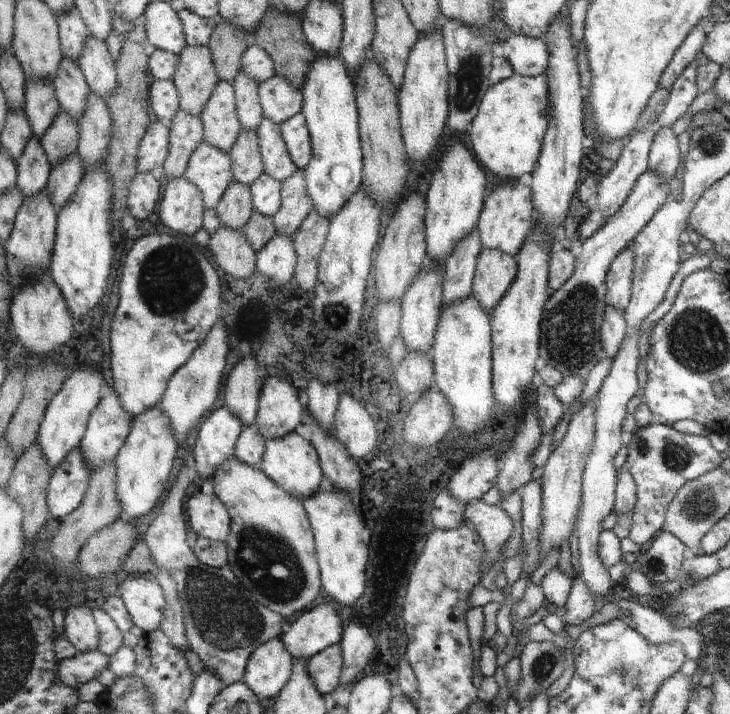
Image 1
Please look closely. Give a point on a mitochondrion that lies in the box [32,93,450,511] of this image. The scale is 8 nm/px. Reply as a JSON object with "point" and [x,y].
{"point":[172,279]}

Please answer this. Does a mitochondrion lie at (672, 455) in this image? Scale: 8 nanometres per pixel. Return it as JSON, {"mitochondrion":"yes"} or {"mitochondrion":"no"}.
{"mitochondrion":"yes"}

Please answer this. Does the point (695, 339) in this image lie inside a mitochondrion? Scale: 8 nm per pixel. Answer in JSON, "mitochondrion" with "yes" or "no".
{"mitochondrion":"yes"}

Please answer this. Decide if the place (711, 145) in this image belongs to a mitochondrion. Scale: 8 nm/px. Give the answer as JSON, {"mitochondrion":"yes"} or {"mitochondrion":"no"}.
{"mitochondrion":"yes"}

